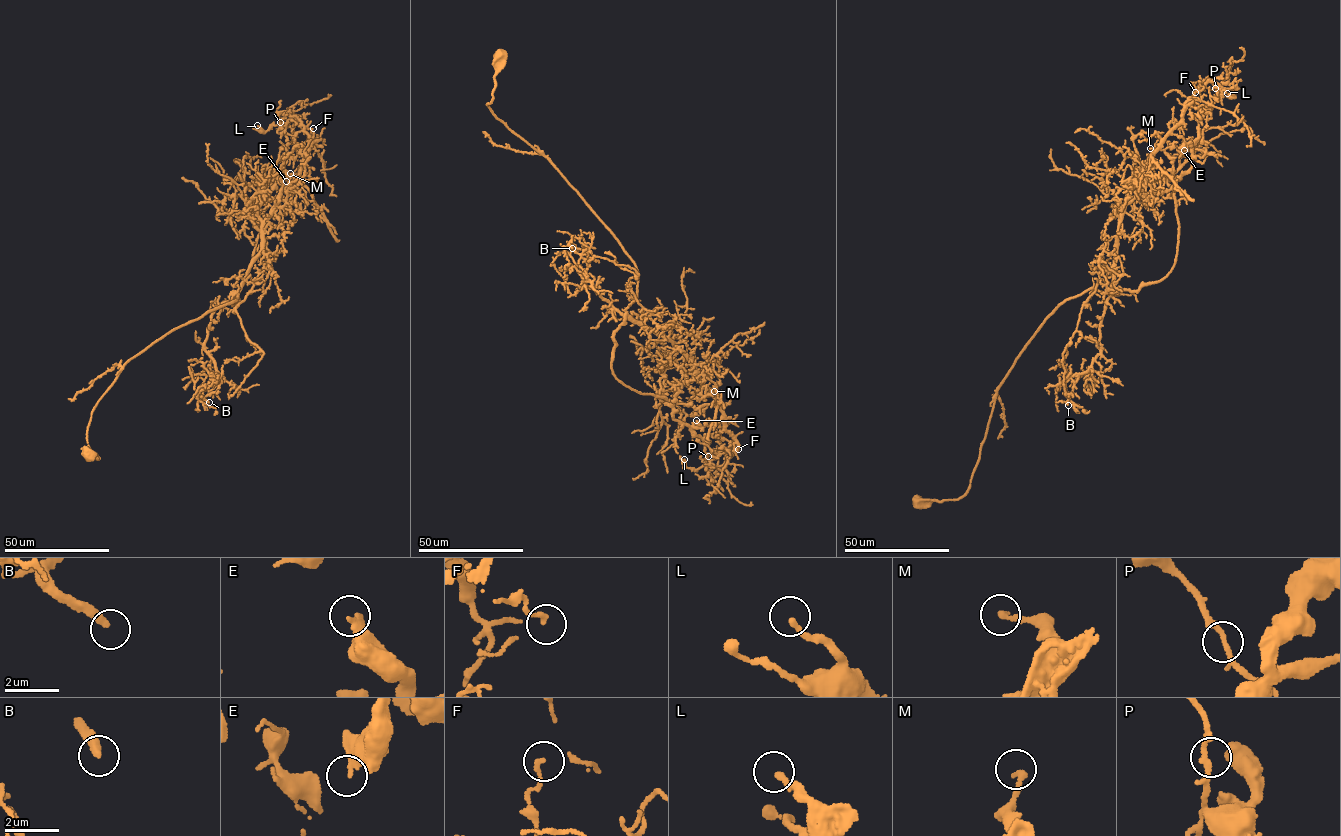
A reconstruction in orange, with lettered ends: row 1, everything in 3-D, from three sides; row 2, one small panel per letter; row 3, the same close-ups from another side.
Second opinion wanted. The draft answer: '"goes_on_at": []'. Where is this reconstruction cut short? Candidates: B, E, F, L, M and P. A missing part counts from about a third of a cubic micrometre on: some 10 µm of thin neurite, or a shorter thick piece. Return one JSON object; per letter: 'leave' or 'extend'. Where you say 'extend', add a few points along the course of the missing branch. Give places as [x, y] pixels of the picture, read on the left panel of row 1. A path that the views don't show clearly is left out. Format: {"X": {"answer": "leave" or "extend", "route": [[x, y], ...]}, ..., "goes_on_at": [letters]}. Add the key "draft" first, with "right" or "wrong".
{"draft": "wrong", "B": {"answer": "extend"}, "E": {"answer": "leave"}, "F": {"answer": "leave"}, "L": {"answer": "leave"}, "M": {"answer": "leave"}, "P": {"answer": "leave"}, "goes_on_at": ["B"]}

